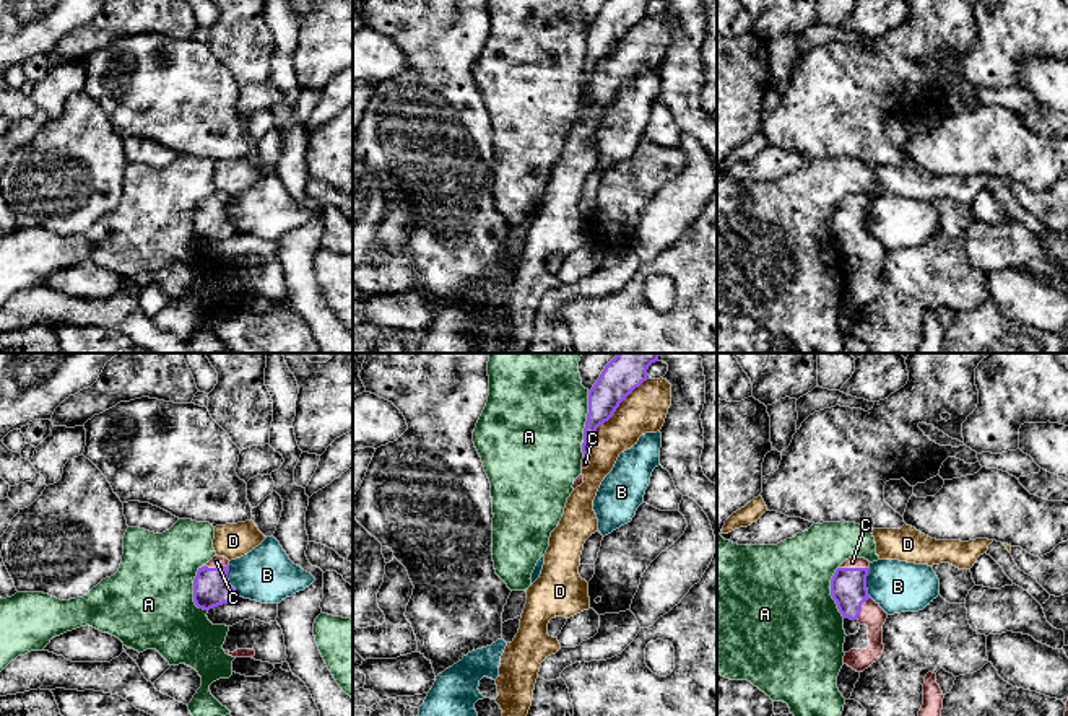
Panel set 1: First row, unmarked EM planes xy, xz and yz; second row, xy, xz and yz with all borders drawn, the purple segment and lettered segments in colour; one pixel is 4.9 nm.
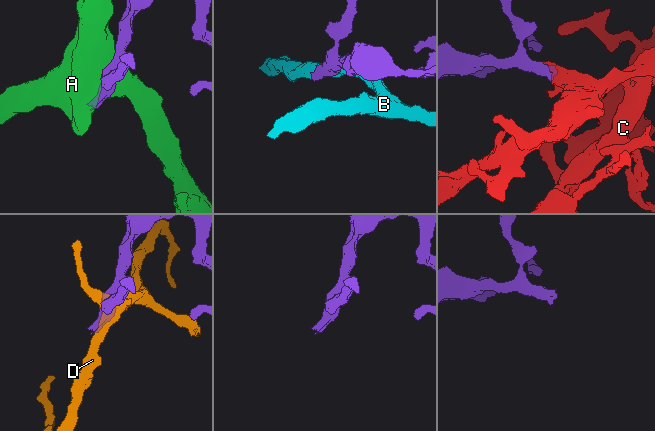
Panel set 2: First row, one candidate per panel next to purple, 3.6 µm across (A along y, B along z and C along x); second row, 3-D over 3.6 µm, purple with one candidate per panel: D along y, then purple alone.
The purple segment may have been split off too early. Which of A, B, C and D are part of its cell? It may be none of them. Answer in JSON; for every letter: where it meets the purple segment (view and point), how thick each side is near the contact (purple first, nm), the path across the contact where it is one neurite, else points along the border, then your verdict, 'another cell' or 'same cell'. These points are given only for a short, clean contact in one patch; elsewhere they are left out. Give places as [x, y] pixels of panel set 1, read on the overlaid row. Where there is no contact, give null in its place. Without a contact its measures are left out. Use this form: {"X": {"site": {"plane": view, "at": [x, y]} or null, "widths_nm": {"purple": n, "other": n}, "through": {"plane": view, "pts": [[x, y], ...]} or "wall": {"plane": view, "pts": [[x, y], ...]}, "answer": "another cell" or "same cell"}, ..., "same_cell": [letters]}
{"A": {"site": {"plane": "xz", "at": [586, 423]}, "widths_nm": {"purple": 170, "other": 500}, "answer": "another cell"}, "B": {"site": {"plane": "xy", "at": [228, 581]}, "widths_nm": {"purple": 180, "other": 280}, "answer": "another cell"}, "C": {"site": {"plane": "yz", "at": [855, 568]}, "widths_nm": {"purple": 180, "other": 50}, "answer": "same cell"}, "D": {"site": {"plane": "xz", "at": [608, 419]}, "widths_nm": {"purple": 190, "other": 220}, "answer": "another cell"}, "same_cell": ["C"]}

